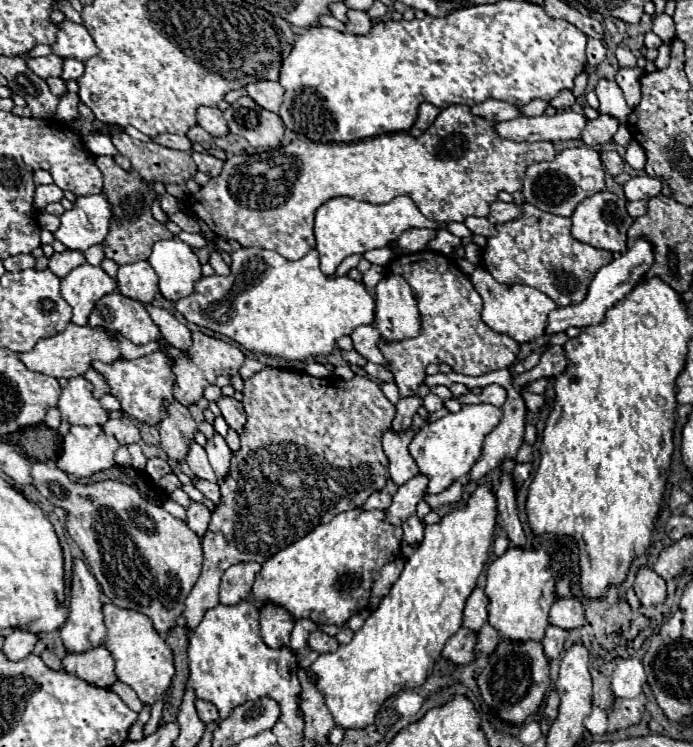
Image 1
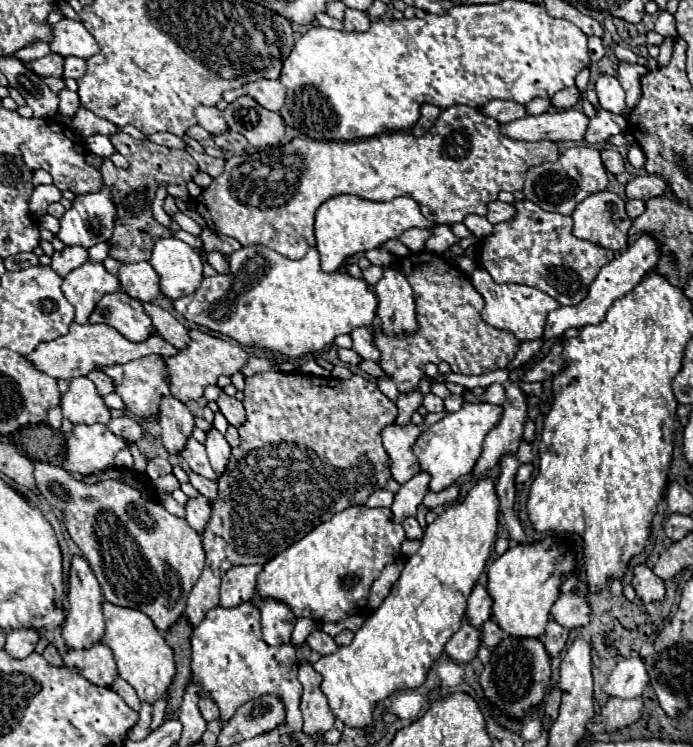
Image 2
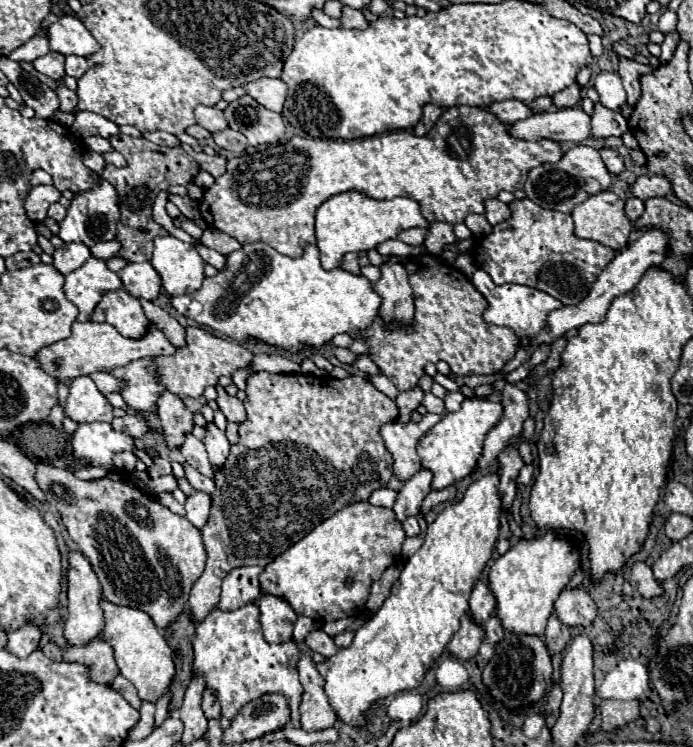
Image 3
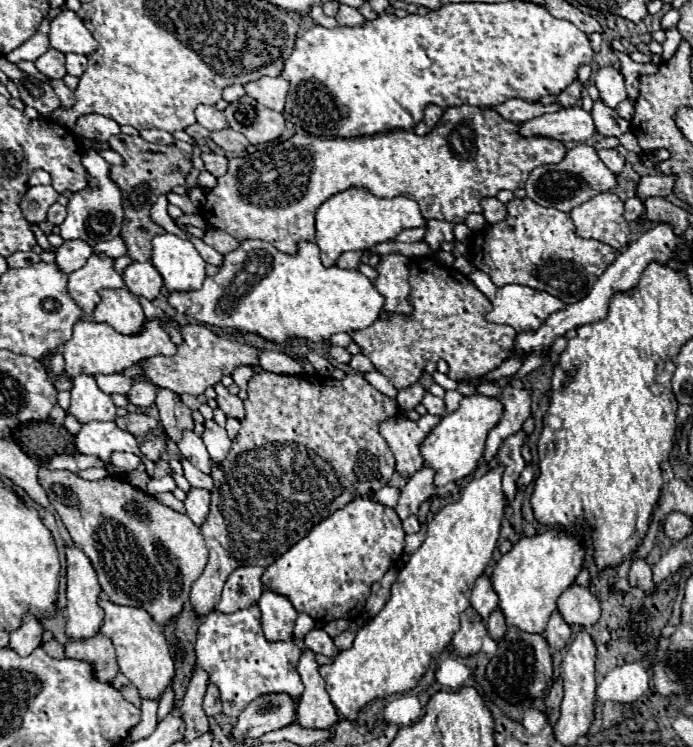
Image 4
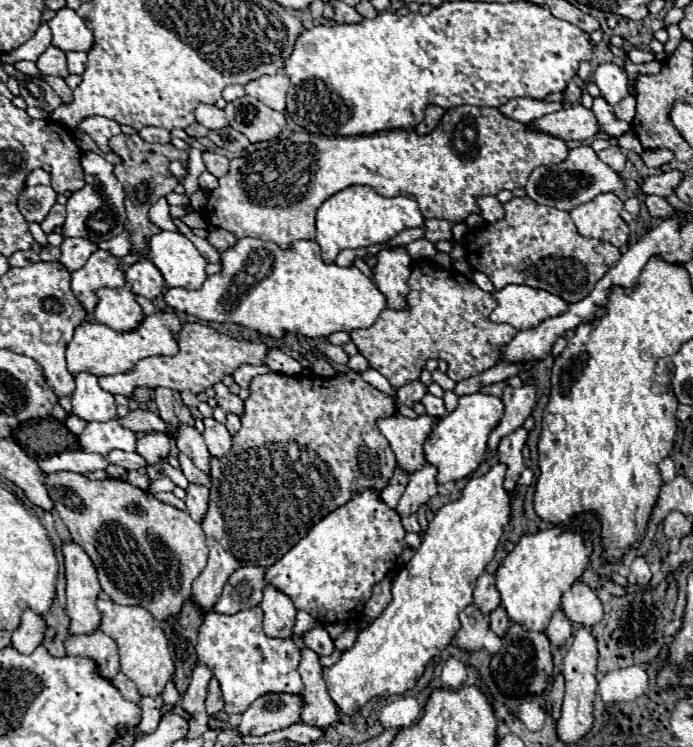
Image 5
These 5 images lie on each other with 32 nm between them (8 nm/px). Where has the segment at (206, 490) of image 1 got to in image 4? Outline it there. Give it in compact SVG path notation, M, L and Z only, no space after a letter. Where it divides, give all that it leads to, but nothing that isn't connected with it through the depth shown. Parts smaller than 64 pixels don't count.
M182 460L182 468L184 468L184 476L186 480L194 486L194 488L204 488L204 490L212 490L212 476L204 476L198 468L194 468L188 460Z

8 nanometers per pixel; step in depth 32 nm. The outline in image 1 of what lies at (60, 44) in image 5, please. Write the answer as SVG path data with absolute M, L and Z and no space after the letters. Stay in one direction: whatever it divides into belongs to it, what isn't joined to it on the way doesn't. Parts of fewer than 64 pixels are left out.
M64 20L58 24L58 36L56 36L56 44L52 44L52 52L60 58L76 58L76 60L90 60L92 56L96 56L100 50L94 44L92 36L88 34L88 30L82 24L74 24L70 20Z

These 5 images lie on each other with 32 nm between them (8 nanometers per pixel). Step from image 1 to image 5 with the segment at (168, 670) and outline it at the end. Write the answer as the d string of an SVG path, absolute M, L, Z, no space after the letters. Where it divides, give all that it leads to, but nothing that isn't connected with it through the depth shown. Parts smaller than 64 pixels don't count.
M100 598L98 608L102 612L102 632L108 634L118 646L122 672L136 684L140 696L160 696L164 692L166 682L170 682L174 676L174 662L170 658L168 640L162 628L158 628L150 612L140 606L120 606L112 600Z

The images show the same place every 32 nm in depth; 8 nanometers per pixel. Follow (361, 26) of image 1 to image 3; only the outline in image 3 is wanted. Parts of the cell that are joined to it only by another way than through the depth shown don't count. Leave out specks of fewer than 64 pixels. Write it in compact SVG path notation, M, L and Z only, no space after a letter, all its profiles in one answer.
M344 6L344 14L342 14L340 22L342 22L344 28L358 28L358 30L368 28L366 16L360 10L354 10L354 8L348 8L348 6Z

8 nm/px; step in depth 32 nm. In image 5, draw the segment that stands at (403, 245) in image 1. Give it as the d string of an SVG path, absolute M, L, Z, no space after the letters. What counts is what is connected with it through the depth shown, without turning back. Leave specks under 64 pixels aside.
M424 228L402 230L398 236L394 236L388 242L390 248L378 254L378 264L374 268L374 284L386 296L386 308L392 310L408 308L406 294L410 292L410 288L406 282L410 276L410 256L400 246L420 240L422 236L424 236Z

